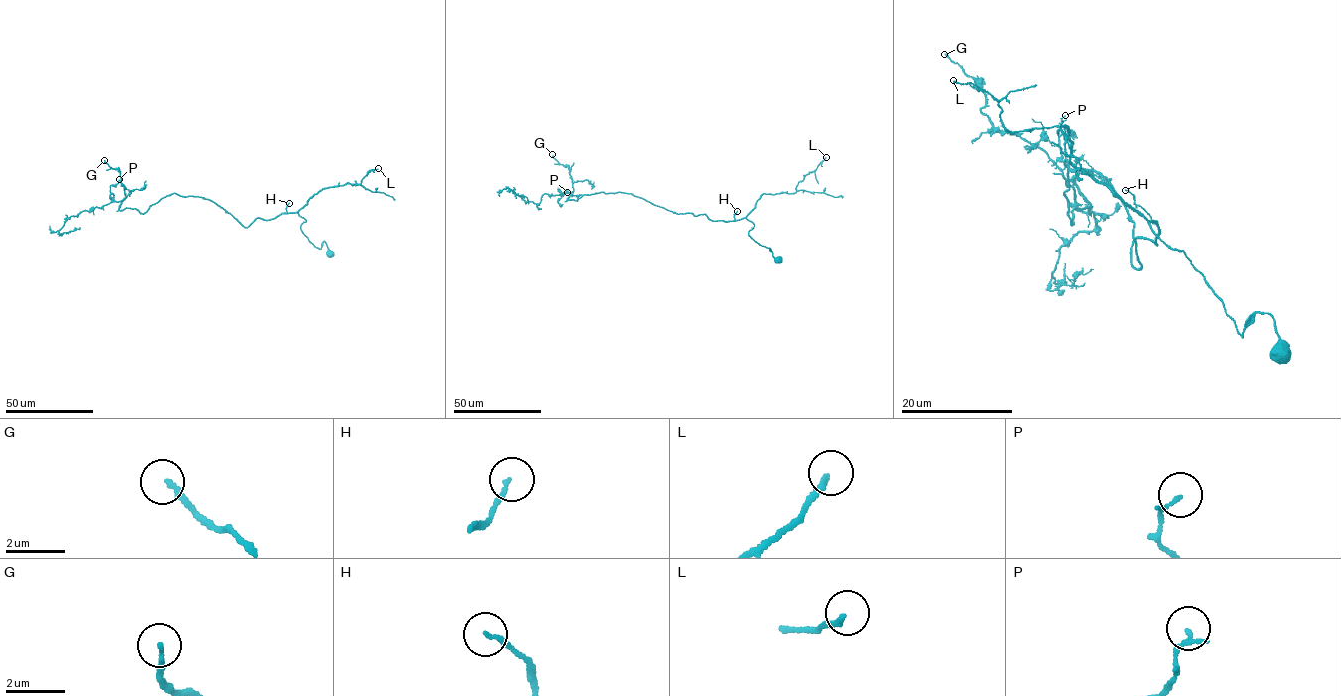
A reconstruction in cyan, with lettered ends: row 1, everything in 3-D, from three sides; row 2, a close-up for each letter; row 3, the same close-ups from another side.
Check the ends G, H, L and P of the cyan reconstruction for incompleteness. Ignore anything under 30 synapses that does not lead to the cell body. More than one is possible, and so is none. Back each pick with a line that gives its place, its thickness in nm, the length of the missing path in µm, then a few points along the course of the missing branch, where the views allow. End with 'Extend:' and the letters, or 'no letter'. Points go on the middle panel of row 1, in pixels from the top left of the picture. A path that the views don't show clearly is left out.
G: Place: (552, 154). Thickness 140 nm. Missing length about 35 µm. Course of what is missing: (552, 154), (558, 134), (574, 127)
Extend: G

